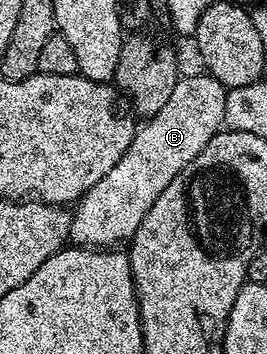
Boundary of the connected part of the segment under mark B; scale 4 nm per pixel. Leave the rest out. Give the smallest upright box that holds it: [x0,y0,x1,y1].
[70,76,227,247]

